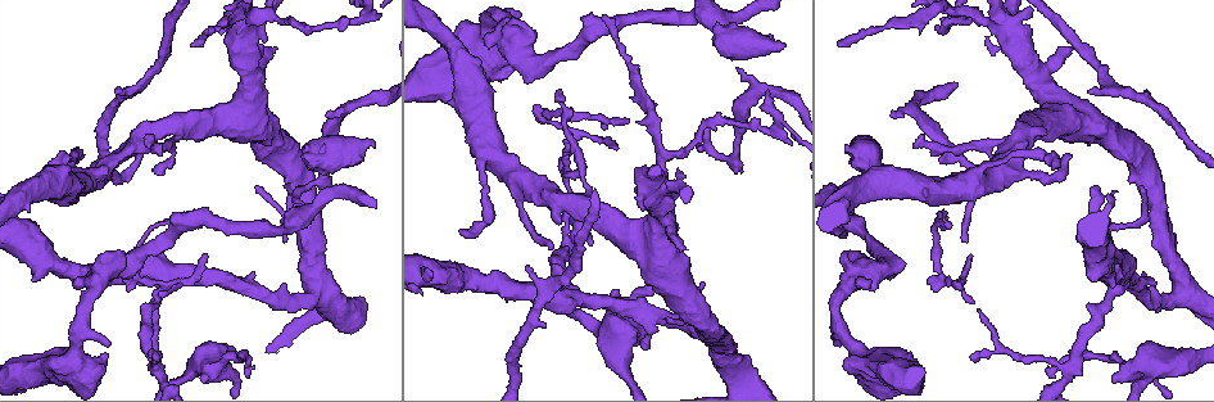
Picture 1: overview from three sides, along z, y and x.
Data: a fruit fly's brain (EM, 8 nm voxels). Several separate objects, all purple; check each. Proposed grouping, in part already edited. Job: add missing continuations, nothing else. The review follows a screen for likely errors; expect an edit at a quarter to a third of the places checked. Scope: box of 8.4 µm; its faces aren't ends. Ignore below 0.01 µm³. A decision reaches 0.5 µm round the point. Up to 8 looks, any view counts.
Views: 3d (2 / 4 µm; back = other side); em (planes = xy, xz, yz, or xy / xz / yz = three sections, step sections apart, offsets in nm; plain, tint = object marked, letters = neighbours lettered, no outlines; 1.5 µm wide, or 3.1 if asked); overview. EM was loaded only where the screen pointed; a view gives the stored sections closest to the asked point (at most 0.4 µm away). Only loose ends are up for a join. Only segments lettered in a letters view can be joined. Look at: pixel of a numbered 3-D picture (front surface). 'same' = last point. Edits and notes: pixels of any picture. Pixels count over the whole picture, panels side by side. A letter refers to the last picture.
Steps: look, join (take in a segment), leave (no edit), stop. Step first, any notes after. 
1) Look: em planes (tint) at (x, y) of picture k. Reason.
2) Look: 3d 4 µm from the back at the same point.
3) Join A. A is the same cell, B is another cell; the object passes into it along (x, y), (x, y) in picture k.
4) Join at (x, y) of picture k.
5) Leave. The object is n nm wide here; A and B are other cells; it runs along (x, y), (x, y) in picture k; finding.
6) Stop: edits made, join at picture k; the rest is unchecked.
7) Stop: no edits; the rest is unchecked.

Look: 3d 2 µm from the back at (1051, 164) of picture 1. An open end.

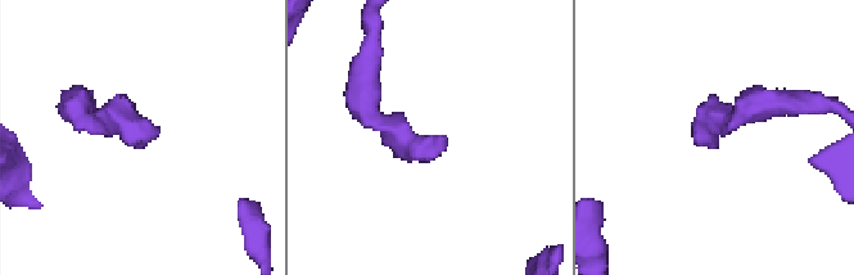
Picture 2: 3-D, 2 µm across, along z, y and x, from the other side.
Look: em planes (letters) at (447, 138) of picture 2. Now the EM.

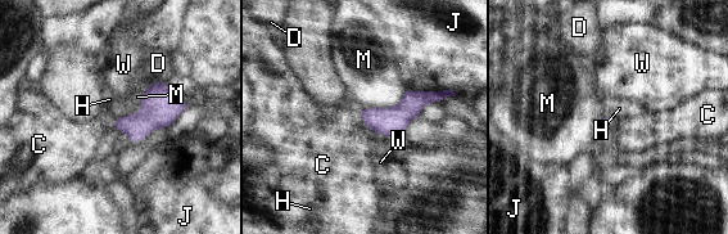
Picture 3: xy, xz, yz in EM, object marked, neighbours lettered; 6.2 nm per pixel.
Leave. C, D, H, J, M and W are other cells; a border runs along (406, 89), (390, 107), (360, 111) in picture 3; no lettered segment goes on from it.

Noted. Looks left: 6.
Look: em xy step 4 (letters) at (284, 241) of picture 1.

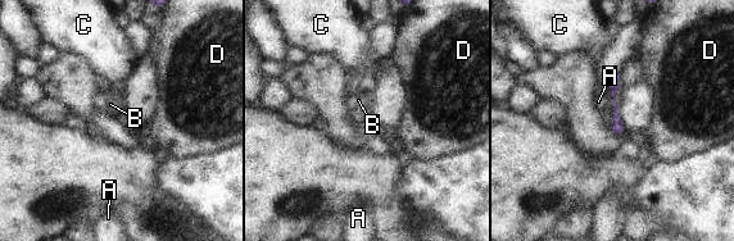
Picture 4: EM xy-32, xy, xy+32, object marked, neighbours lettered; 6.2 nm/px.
Leave. The longest contact is with A, 70 nm; A, B, C and D are other cells; a border runs along (610, 92), (612, 103) in picture 4; none of them fits.

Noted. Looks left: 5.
Look: 3d 4 µm at (107, 354) of picture 1. Branch stops here.

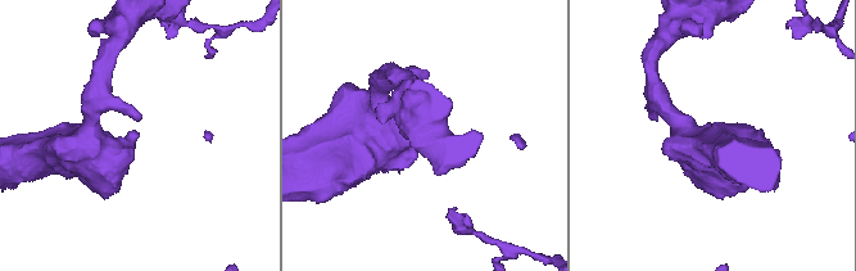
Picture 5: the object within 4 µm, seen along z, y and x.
Look: em planes (letters) at (134, 132) of picture 5. Shape alone is not enough.

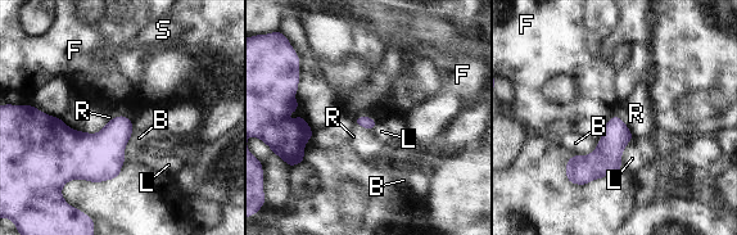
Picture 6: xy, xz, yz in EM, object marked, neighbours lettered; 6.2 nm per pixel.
Leave. B, F, L, R and S are other cells; a border runs along (616, 116), (633, 135) in picture 6; none of them fits.

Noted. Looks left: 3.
Look: em planes (plain) at (1053, 376) of picture 1. Branch stops here.

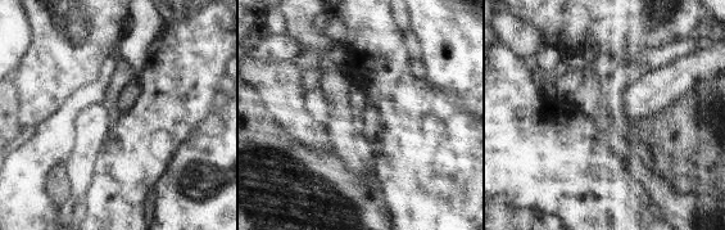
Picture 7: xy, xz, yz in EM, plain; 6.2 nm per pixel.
Look: em planes (letters) at the same point.

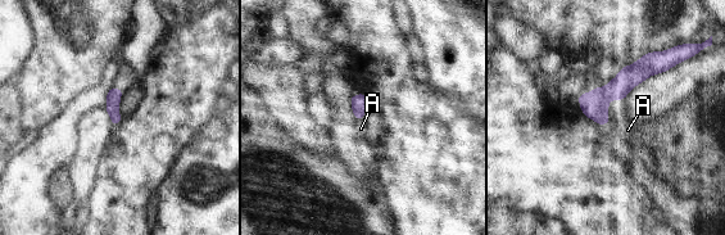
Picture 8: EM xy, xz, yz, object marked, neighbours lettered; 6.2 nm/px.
Join A. The object is 100 nm wide here; A is the same cell; the object passes into it along (594, 104), (617, 99), (628, 130) in picture 8; the neuron continues.

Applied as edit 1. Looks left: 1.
Stop: edits made, join at picture 8; the rest is unchecked.

